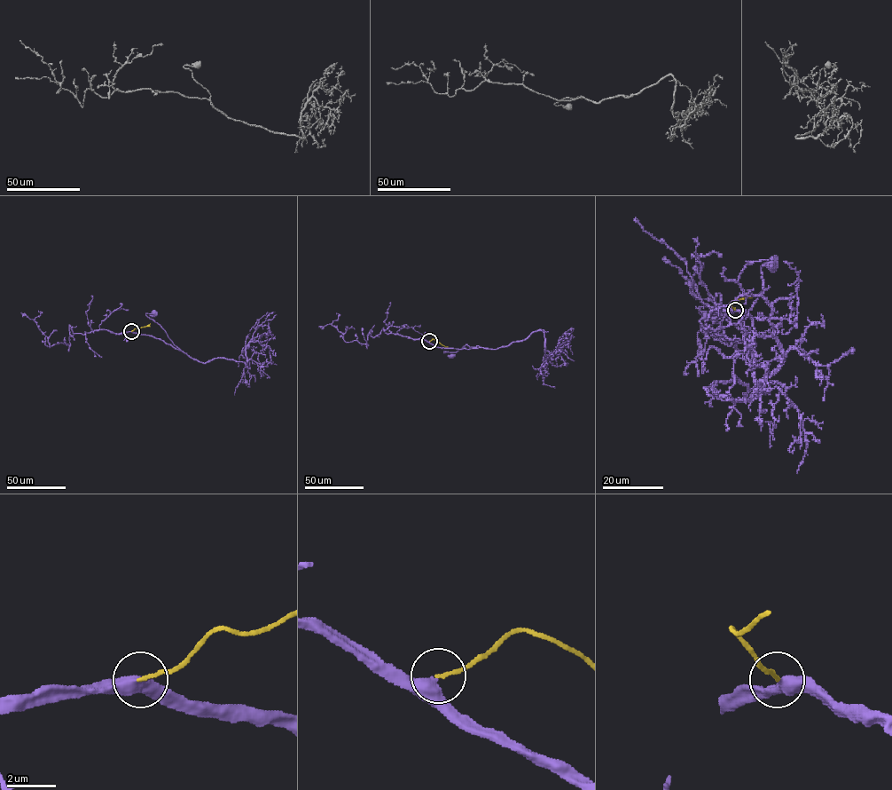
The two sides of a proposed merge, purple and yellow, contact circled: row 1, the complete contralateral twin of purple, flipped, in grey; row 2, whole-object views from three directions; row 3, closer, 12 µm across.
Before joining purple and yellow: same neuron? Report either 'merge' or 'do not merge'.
merge

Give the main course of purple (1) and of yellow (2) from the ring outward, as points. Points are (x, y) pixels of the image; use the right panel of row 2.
1: (735, 310), (752, 320), (749, 360), (744, 319), (762, 291), (762, 264), (773, 265)
2: (734, 310), (729, 304), (747, 297), (749, 290)

